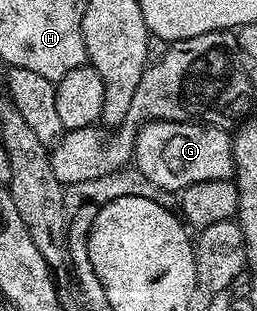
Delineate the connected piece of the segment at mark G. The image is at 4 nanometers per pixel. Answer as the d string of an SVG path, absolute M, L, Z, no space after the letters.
M151 120L138 129L133 164L155 186L176 193L195 182L230 179L234 168L231 140L226 129L213 125Z

